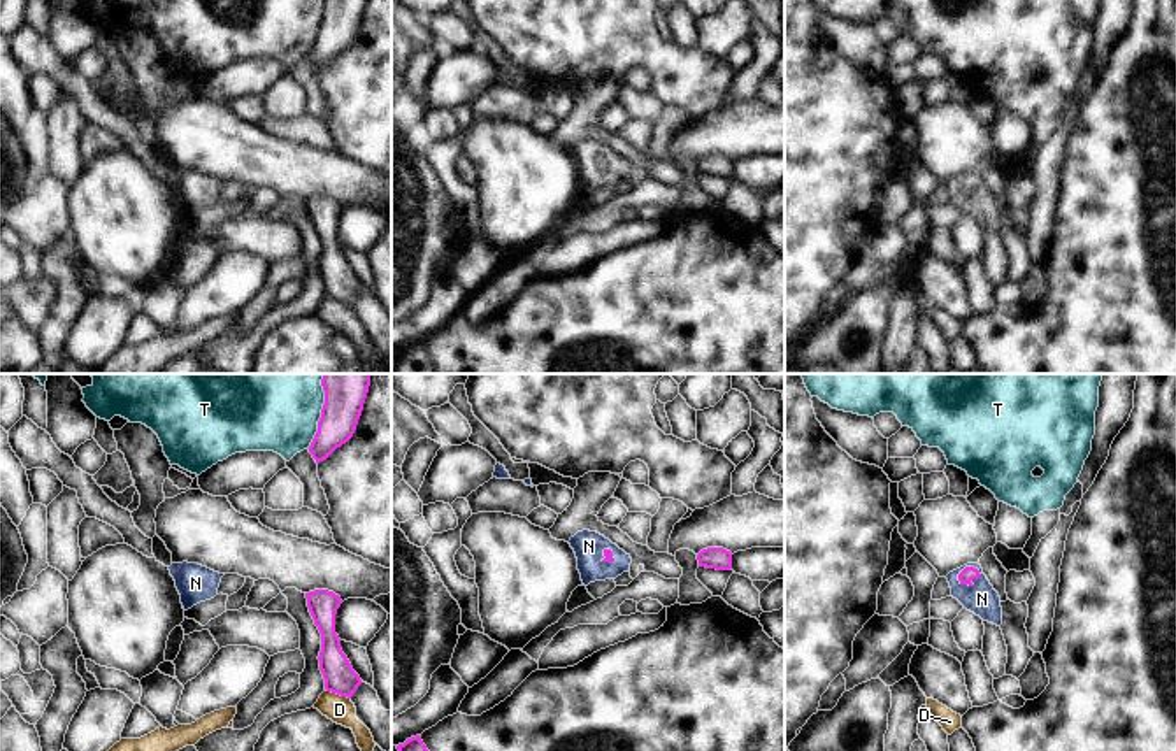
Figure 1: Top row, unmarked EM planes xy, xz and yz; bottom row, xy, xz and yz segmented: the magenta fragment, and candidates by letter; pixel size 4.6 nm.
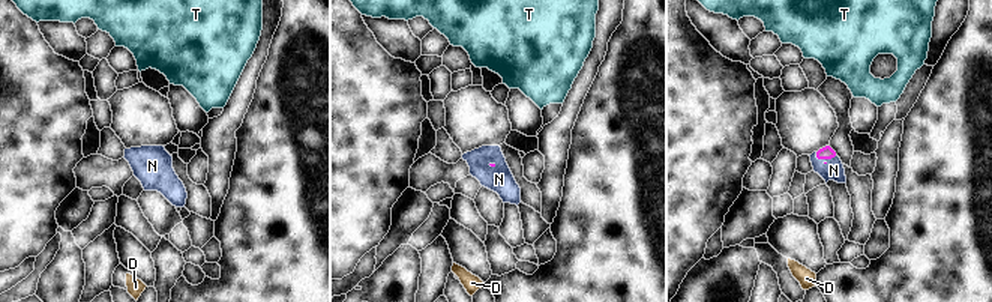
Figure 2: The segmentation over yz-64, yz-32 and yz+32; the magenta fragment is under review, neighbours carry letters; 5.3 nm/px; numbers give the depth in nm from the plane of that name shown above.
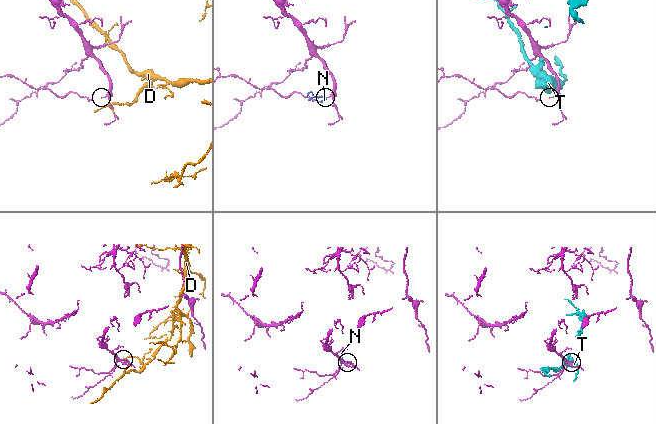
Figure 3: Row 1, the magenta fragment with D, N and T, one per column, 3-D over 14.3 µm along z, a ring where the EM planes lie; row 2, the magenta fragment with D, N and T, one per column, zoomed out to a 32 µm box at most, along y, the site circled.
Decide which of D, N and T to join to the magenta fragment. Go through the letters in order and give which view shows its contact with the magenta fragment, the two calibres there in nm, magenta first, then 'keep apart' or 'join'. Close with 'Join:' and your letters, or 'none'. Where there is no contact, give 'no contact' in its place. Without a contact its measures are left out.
D: xy | 140/120 nm | keep apart
N: yz | 70/150 nm | join
T: xy | 180/280 nm | keep apart
Join: N

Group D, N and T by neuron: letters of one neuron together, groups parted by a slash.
D / N / T

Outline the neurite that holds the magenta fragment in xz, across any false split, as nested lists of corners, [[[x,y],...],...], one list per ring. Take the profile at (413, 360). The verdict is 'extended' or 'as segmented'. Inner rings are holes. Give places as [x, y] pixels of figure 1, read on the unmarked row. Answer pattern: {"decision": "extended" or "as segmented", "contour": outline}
{"decision": "as segmented", "contour": [[[419,342],[407,346],[404,351],[398,351],[397,356],[398,360],[391,368],[391,374],[434,374],[430,358]]]}

